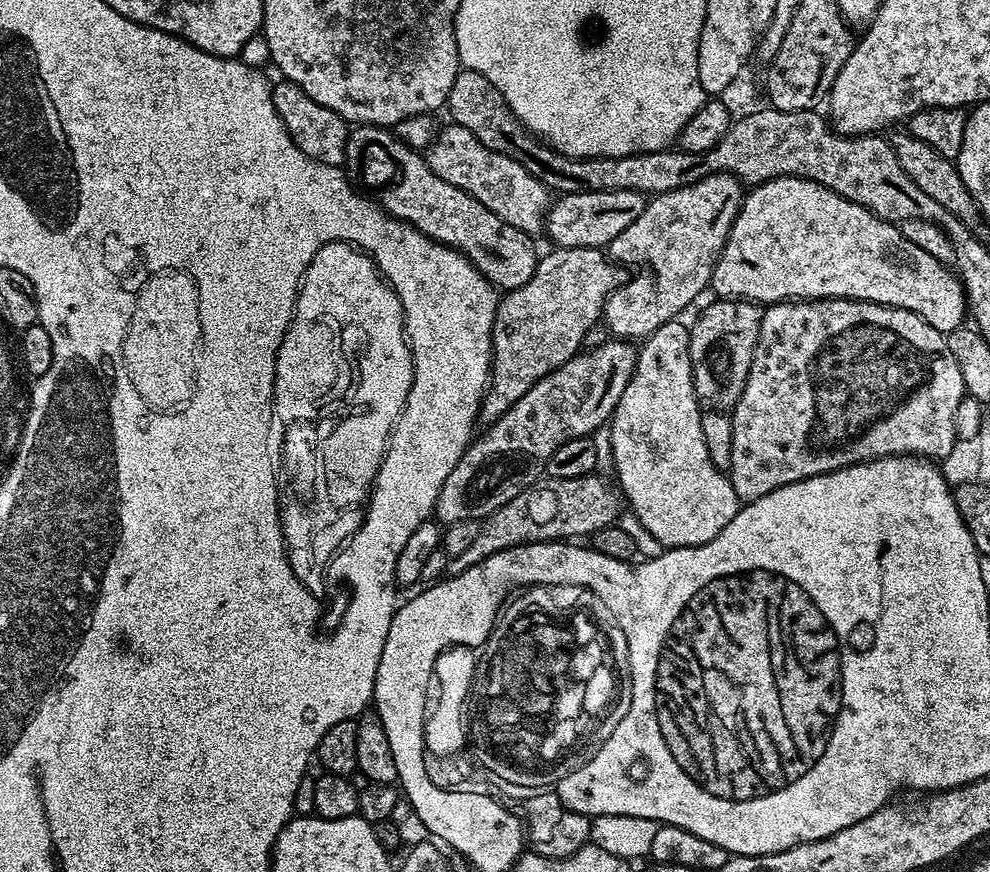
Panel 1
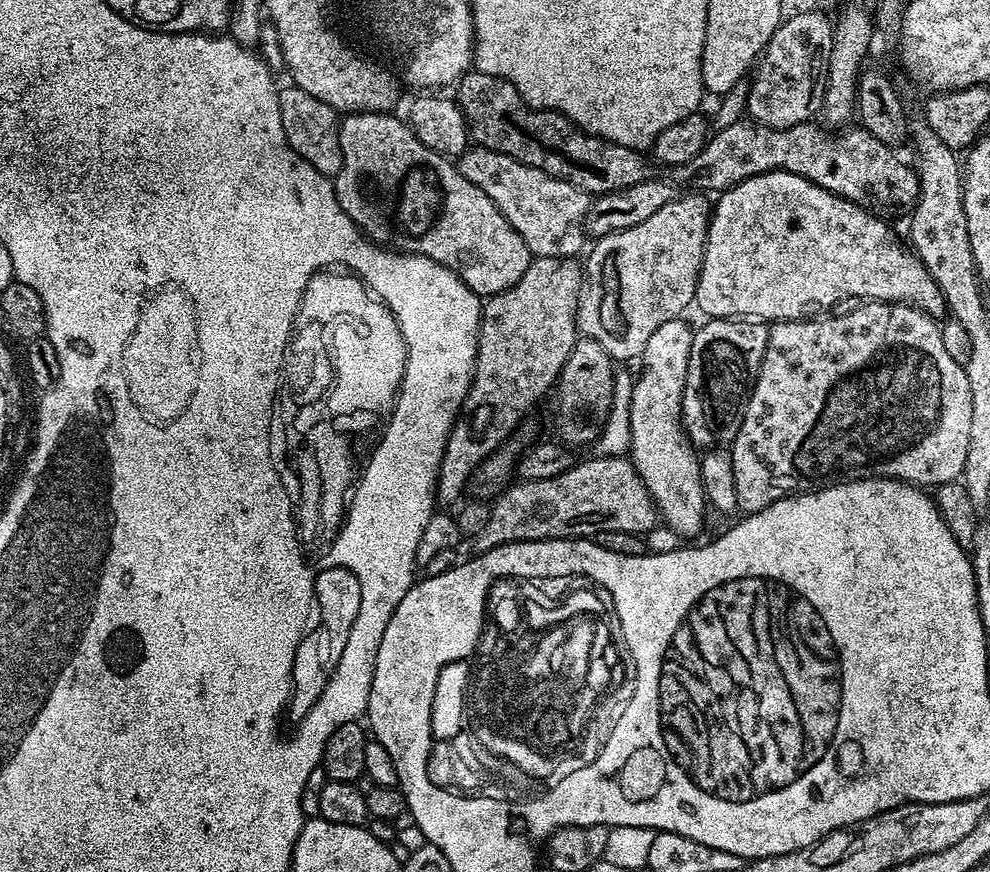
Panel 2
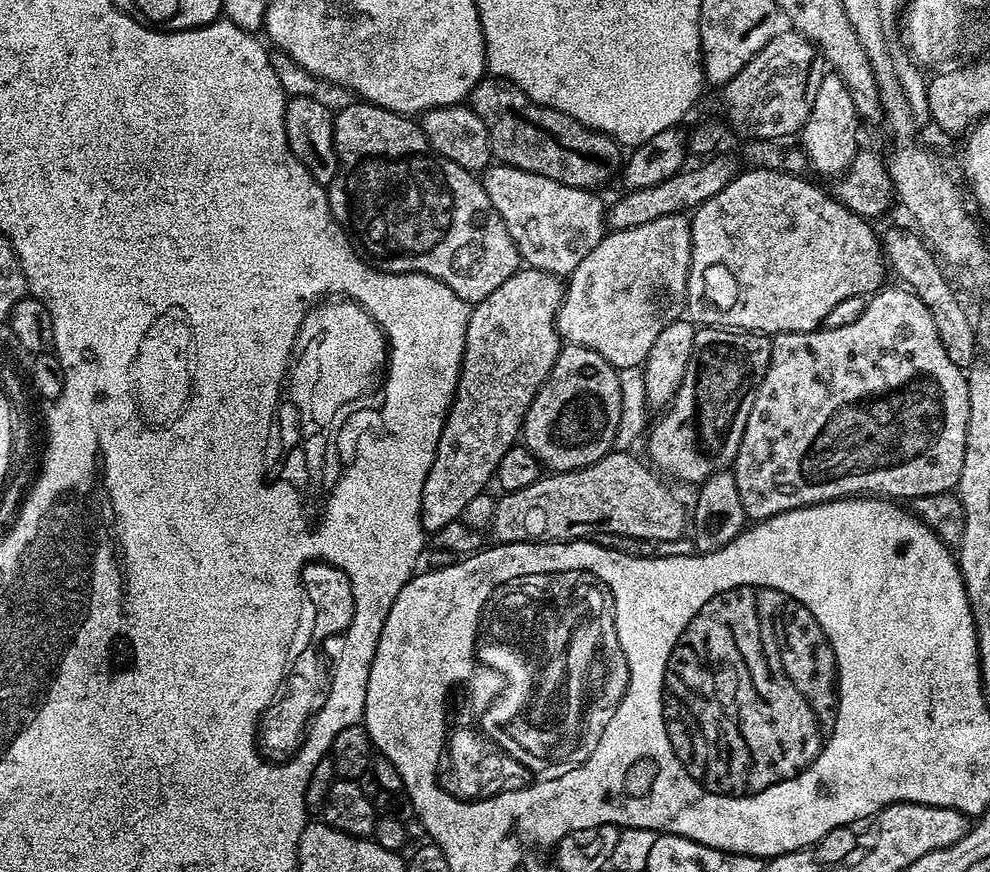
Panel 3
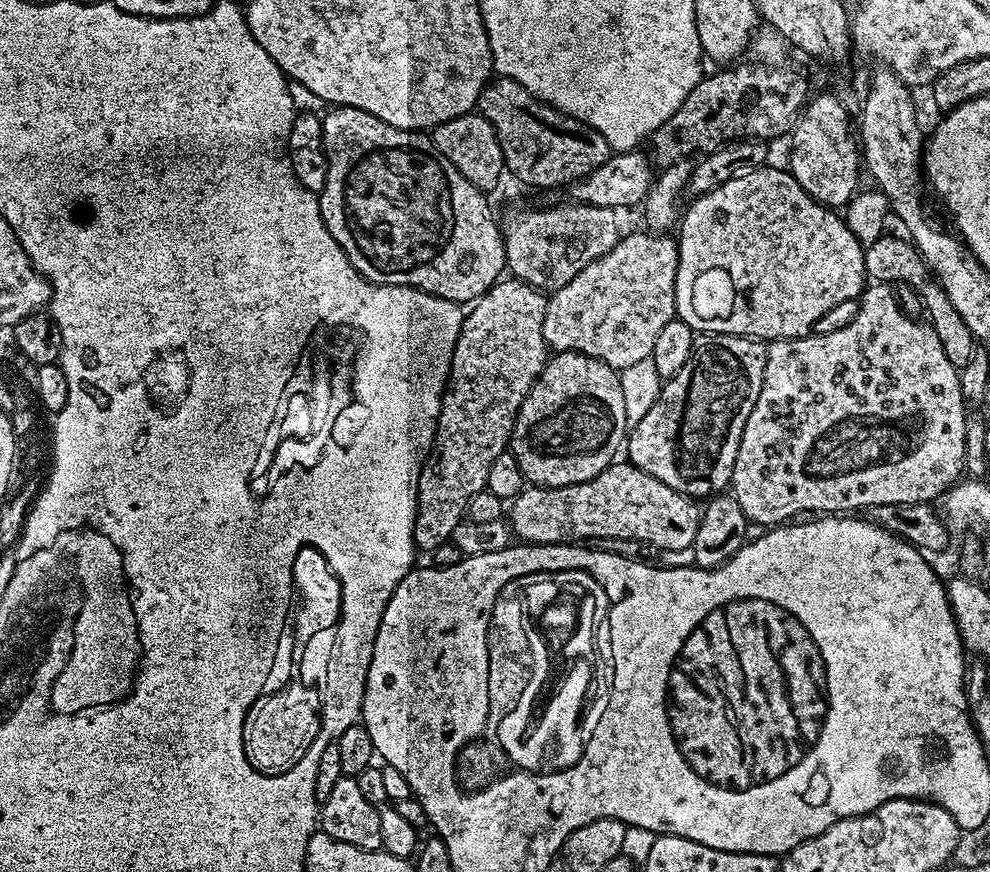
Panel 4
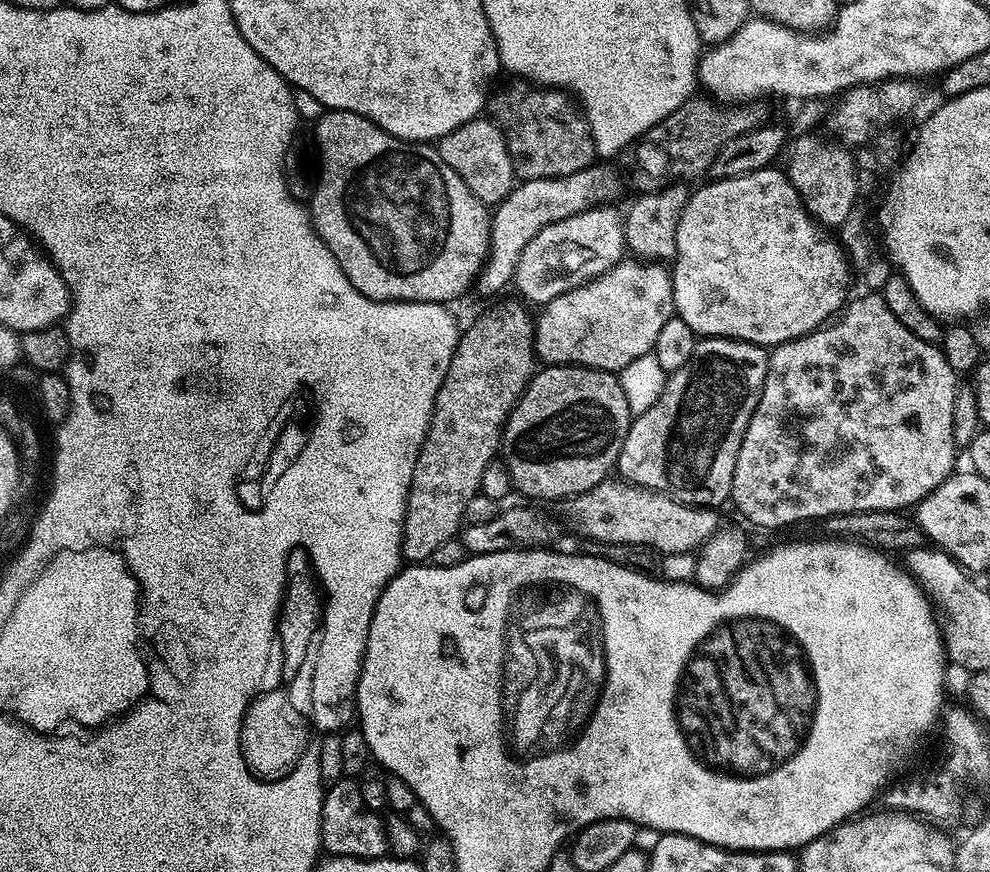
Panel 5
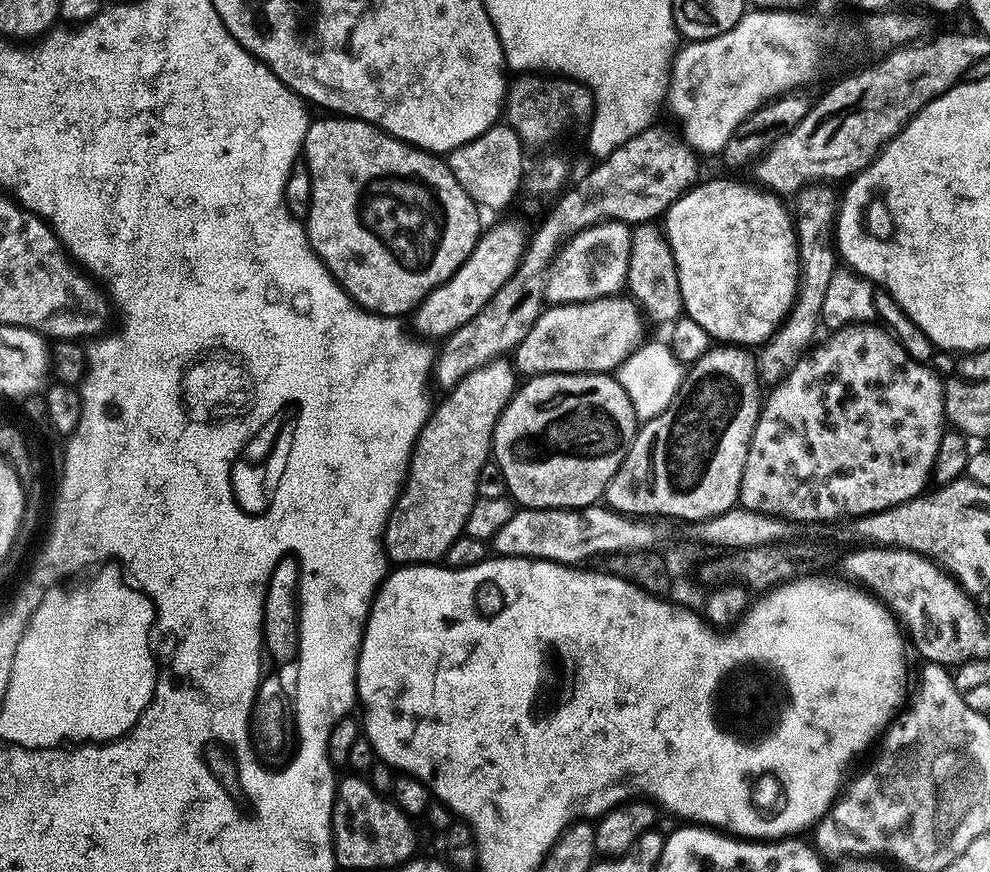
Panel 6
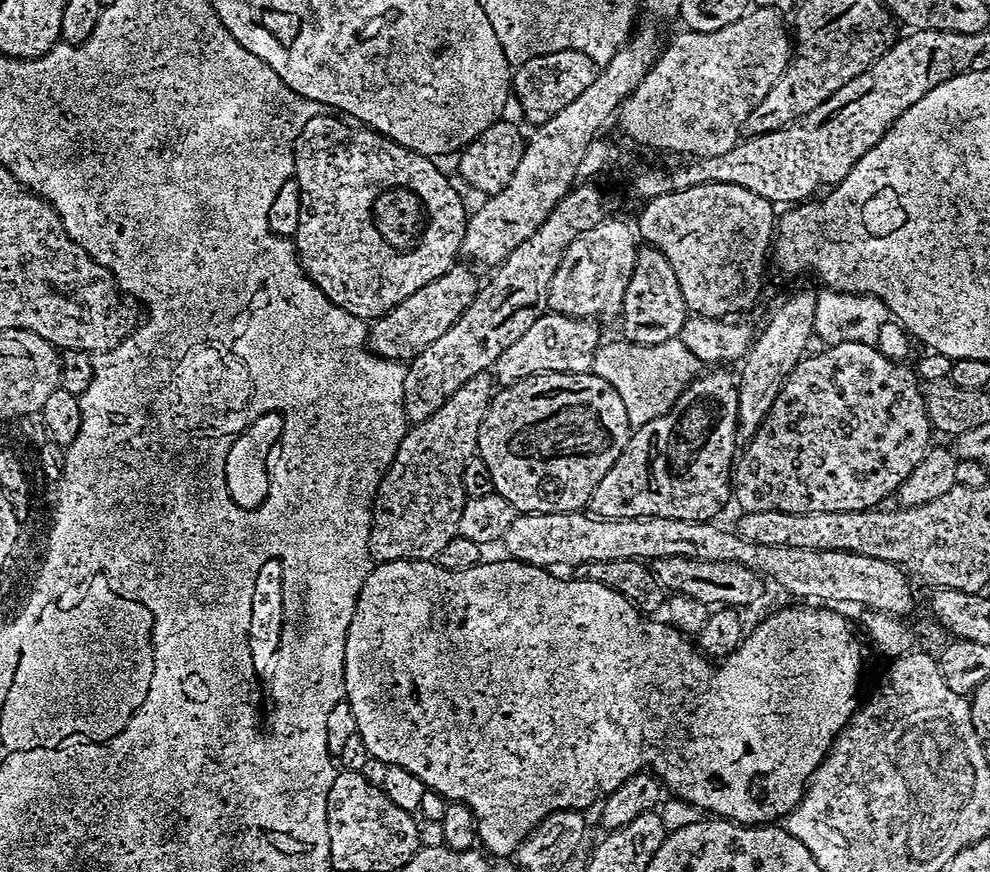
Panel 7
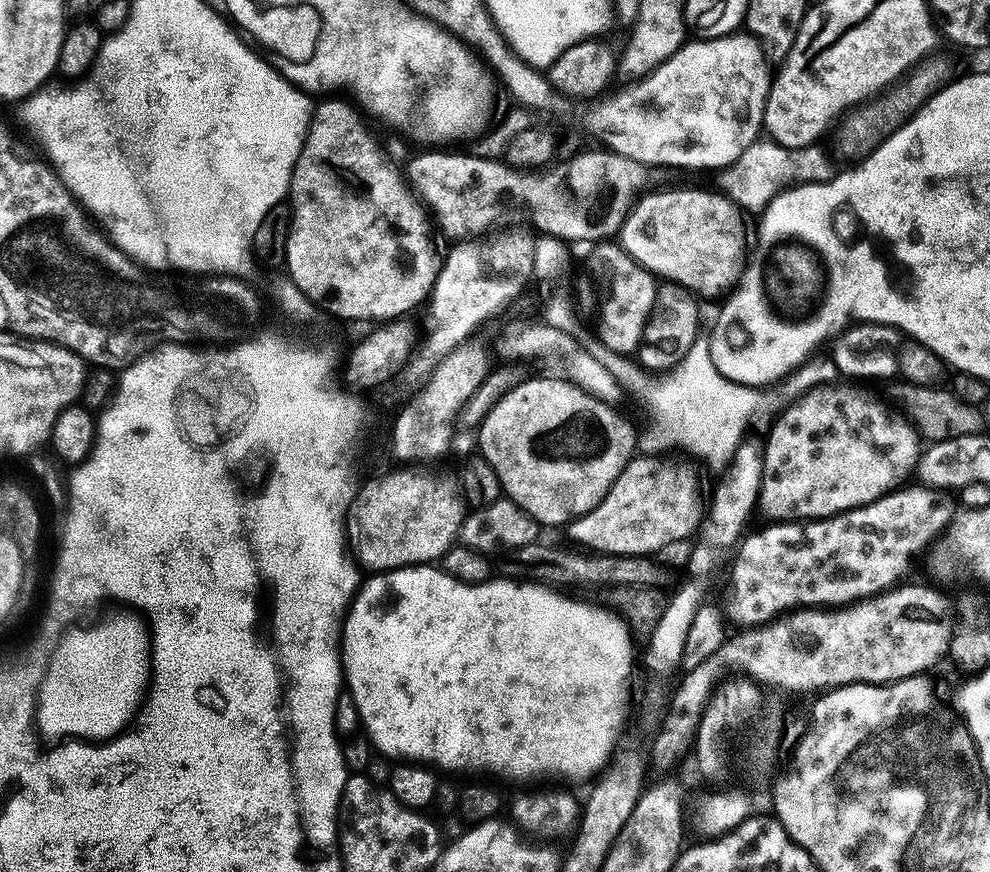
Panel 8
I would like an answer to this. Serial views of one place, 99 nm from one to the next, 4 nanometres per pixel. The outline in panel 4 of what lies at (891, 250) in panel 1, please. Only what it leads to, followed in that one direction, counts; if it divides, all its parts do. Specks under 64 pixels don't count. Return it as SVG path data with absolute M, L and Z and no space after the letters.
M761 166L751 171L743 171L717 189L710 190L704 196L695 197L692 205L685 207L678 224L678 243L680 261L676 275L676 315L682 322L692 327L696 334L723 334L726 336L750 336L765 342L774 340L792 340L795 336L807 336L817 327L823 316L831 314L835 308L843 306L847 300L855 301L866 287L868 270L864 261L865 245L852 233L847 219L839 211L820 204L798 184L792 173L780 168Z

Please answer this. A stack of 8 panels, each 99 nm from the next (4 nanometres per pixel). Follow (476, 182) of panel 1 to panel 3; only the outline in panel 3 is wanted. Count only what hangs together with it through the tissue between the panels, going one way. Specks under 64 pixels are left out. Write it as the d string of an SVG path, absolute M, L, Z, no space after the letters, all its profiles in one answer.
M499 162L489 163L484 169L482 183L494 210L498 210L502 222L510 230L510 238L516 243L521 261L527 267L567 278L578 262L582 262L582 258L586 258L586 254L590 254L590 250L594 250L594 246L598 246L598 242L606 235L606 204L596 197L595 191L566 186L562 182L554 182L554 178L542 178L542 174L530 174Z

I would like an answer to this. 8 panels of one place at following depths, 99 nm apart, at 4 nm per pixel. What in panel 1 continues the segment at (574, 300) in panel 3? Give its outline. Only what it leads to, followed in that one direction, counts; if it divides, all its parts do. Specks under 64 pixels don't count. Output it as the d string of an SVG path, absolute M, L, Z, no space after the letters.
M719 172L710 174L690 186L663 192L661 196L651 197L647 201L642 214L606 247L607 255L630 273L627 283L617 288L604 306L602 320L613 337L647 338L654 330L658 330L658 326L677 319L683 308L690 307L703 294L704 288L706 292L712 282L716 259L720 257L736 216L744 205L745 195L746 188L741 181L729 172Z

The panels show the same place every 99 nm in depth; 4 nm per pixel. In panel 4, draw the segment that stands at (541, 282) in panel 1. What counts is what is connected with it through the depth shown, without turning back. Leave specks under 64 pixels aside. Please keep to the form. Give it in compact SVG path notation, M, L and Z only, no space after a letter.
M501 278L467 309L454 346L452 368L444 395L440 398L440 413L436 419L436 437L420 467L416 491L416 517L414 542L421 553L431 554L436 548L451 541L454 526L465 519L468 503L474 494L485 491L494 458L509 447L516 415L534 382L542 374L550 359L550 349L544 337L544 319L548 296L541 289L530 286L525 280Z

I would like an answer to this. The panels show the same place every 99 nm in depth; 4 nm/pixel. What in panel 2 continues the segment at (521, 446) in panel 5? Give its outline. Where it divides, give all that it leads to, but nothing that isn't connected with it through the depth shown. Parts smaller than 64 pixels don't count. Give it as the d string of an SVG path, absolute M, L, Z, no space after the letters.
M587 338L577 339L570 358L562 366L556 377L552 400L552 424L556 427L555 439L573 450L580 450L583 444L591 445L604 429L610 414L612 401L612 373L614 361L598 346L598 342Z

